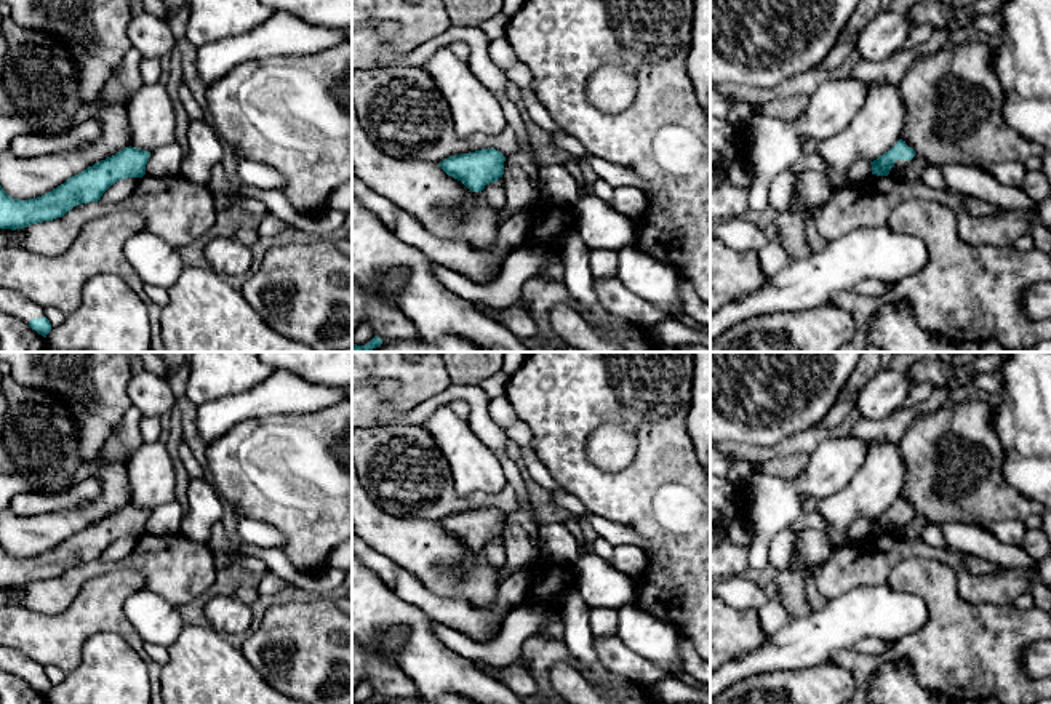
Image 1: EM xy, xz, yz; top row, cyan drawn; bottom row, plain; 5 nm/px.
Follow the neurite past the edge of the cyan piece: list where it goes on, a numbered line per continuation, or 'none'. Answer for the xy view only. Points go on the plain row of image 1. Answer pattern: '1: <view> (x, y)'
1: xy (13, 661)

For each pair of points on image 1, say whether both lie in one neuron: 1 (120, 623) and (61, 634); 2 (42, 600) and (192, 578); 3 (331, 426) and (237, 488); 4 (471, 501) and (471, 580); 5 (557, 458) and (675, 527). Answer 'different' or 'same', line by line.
1: same
2: same
3: same
4: different
5: same

